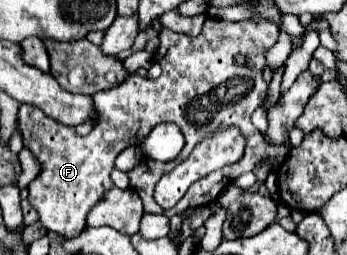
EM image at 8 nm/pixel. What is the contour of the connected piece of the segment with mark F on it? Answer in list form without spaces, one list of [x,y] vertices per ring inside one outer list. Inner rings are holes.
[[[211,16],[205,20],[201,34],[195,38],[163,28],[159,34],[161,44],[155,52],[155,60],[163,68],[161,76],[157,80],[133,76],[121,86],[96,93],[93,101],[101,120],[97,120],[95,128],[87,136],[77,136],[75,128],[53,122],[53,118],[49,118],[43,110],[37,110],[37,106],[21,104],[17,122],[21,126],[19,130],[23,136],[23,146],[29,148],[43,164],[41,174],[29,184],[29,202],[39,212],[39,220],[45,230],[57,232],[63,238],[79,236],[85,228],[85,214],[89,212],[89,206],[93,206],[93,202],[97,202],[97,198],[101,198],[113,186],[109,172],[113,170],[115,156],[127,146],[141,144],[141,138],[145,138],[145,134],[149,134],[149,130],[159,122],[175,122],[185,136],[185,146],[174,160],[162,163],[162,169],[161,162],[143,160],[129,170],[129,184],[143,200],[143,210],[147,214],[165,214],[167,218],[173,218],[187,208],[207,206],[233,178],[251,172],[263,156],[271,156],[272,169],[280,166],[293,146],[265,144],[261,132],[251,124],[251,114],[263,104],[267,94],[267,84],[263,80],[263,54],[277,42],[277,36],[279,28],[273,22],[227,22]],[[237,56],[245,58],[245,66],[237,66]],[[229,124],[237,124],[247,138],[247,148],[241,162],[218,169],[209,174],[209,178],[195,182],[177,206],[171,210],[161,210],[153,202],[153,186],[157,184],[157,177],[186,160],[193,146],[203,136],[215,134]]]

